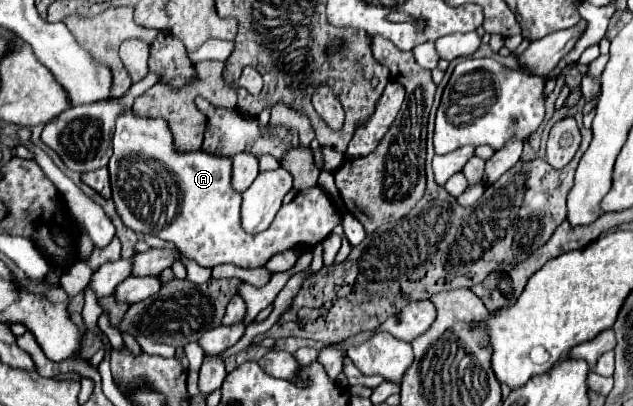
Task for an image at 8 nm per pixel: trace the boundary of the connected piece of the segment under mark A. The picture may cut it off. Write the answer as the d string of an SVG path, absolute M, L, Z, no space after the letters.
M126 111L122 117L118 117L116 121L116 131L114 131L114 155L110 159L110 165L108 165L108 171L110 171L110 181L112 181L112 199L116 203L116 209L118 209L118 215L122 217L124 225L134 229L136 233L150 233L150 235L156 235L164 241L170 241L174 243L186 257L194 259L198 265L202 267L214 267L214 265L220 265L220 263L232 263L232 265L238 265L238 267L248 267L248 269L254 269L254 267L262 267L274 253L280 253L280 251L286 251L286 249L292 249L296 245L300 247L314 247L316 243L320 243L338 223L340 223L340 213L338 209L332 205L332 201L318 189L318 187L308 187L308 189L302 189L290 203L282 205L282 209L278 211L276 219L272 221L272 225L258 233L258 235L248 235L242 231L240 227L240 203L242 203L242 197L240 193L236 193L232 187L230 187L230 169L232 169L232 159L226 159L226 157L210 157L208 153L202 153L202 151L194 151L194 153L178 153L174 151L174 145L172 145L172 133L166 125L164 119L138 119L132 115L132 111Z

